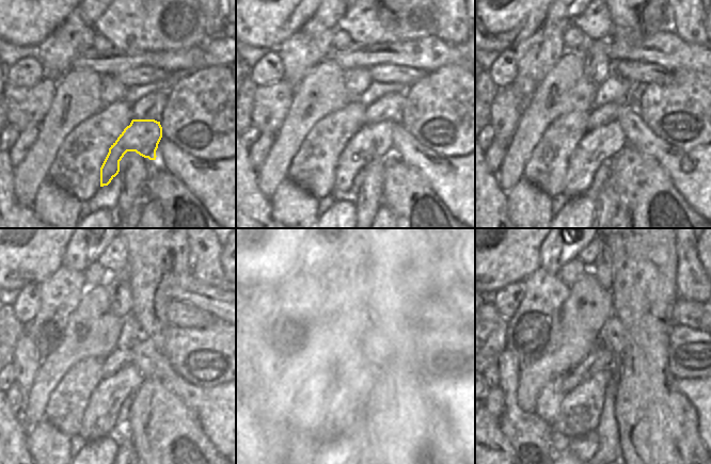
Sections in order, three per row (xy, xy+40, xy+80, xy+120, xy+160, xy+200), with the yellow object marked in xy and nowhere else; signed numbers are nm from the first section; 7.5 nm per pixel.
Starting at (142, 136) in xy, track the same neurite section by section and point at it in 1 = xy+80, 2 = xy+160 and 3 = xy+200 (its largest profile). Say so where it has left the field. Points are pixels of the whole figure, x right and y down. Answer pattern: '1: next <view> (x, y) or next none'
1: next xy+80 (603, 143)
2: next xy+160 (346, 403)
3: next xy+200 (580, 409)

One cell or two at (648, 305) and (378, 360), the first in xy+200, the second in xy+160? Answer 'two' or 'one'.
two

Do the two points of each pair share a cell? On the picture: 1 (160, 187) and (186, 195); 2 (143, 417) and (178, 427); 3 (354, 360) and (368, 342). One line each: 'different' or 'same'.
1: same
2: same
3: different

